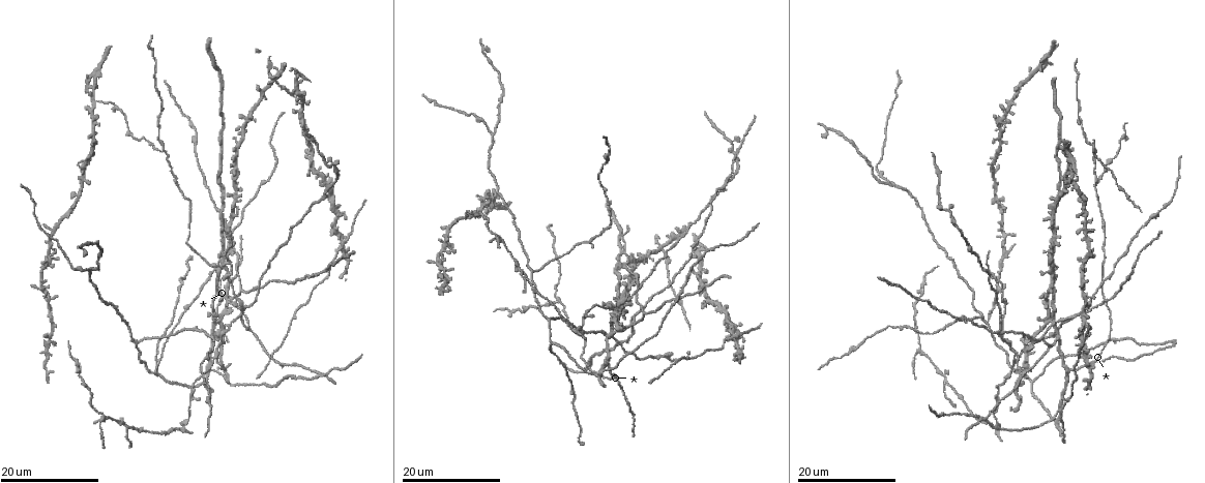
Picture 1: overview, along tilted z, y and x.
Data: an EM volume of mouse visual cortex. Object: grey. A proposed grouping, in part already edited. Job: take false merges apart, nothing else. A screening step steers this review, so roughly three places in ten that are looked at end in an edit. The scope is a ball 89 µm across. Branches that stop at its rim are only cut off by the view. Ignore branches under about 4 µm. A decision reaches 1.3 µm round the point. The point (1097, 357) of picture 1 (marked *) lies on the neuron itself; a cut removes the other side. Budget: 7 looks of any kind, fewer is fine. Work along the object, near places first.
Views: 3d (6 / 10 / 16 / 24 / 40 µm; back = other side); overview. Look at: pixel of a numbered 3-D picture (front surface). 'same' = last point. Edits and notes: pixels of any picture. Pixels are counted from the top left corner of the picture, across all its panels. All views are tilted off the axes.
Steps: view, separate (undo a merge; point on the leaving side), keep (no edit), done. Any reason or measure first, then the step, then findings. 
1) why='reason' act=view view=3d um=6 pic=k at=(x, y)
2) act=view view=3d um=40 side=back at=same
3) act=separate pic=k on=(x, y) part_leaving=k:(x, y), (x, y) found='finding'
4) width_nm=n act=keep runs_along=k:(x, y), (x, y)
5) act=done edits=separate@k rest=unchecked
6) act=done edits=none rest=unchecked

why='three arms meet' act=view view=3d um=16 pic=1 at=(1022, 372)

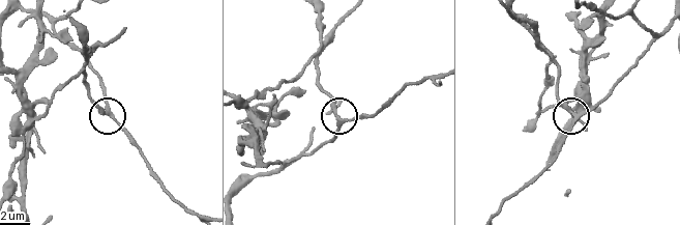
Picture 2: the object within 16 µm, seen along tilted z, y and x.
why='closer look' act=view view=3d um=10 pic=2 at=(338, 119)

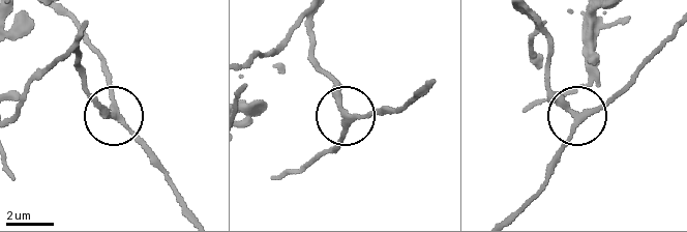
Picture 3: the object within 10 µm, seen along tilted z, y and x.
act=keep found='continuous, no second neuron'

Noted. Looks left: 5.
why='side arm on a straight run' act=view view=3d um=24 pic=1 at=(599, 371)

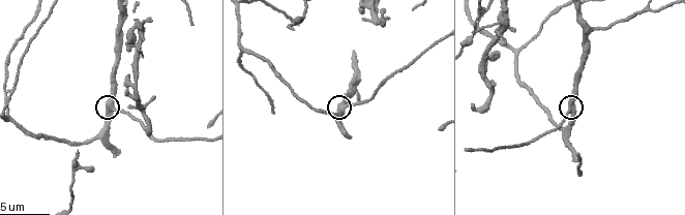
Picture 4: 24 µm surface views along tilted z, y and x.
act=view view=3d um=10 pic=4 at=(109, 107)

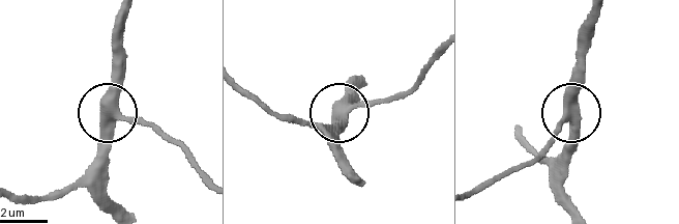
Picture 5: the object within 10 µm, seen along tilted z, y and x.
act=view view=3d um=6 pic=5 at=(342, 114)

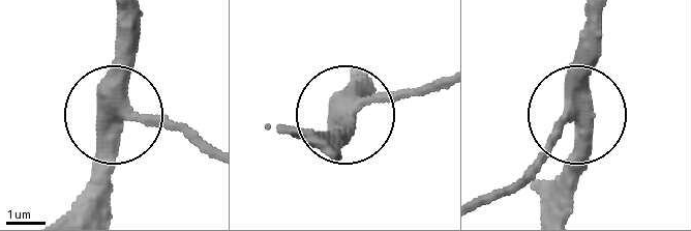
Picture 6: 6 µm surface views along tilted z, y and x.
side_arm_um=54 act=keep runs_along=6:(125, 16), (124, 115), (209, 141) found='one neuron here'

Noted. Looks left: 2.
why='arms part here' act=view view=3d um=16 pic=1 at=(893, 185)

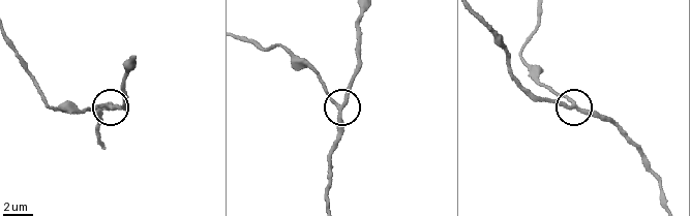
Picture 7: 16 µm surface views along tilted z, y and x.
why='closer look' act=view view=3d um=10 pic=7 at=(573, 107)

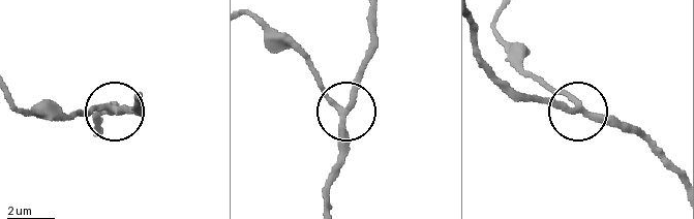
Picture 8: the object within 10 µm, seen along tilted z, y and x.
width_nm=240 act=keep runs_along=8:(674, 168), (621, 126), (521, 95) found='all the same neuron'

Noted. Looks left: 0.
act=done edits=none rest=unchecked

